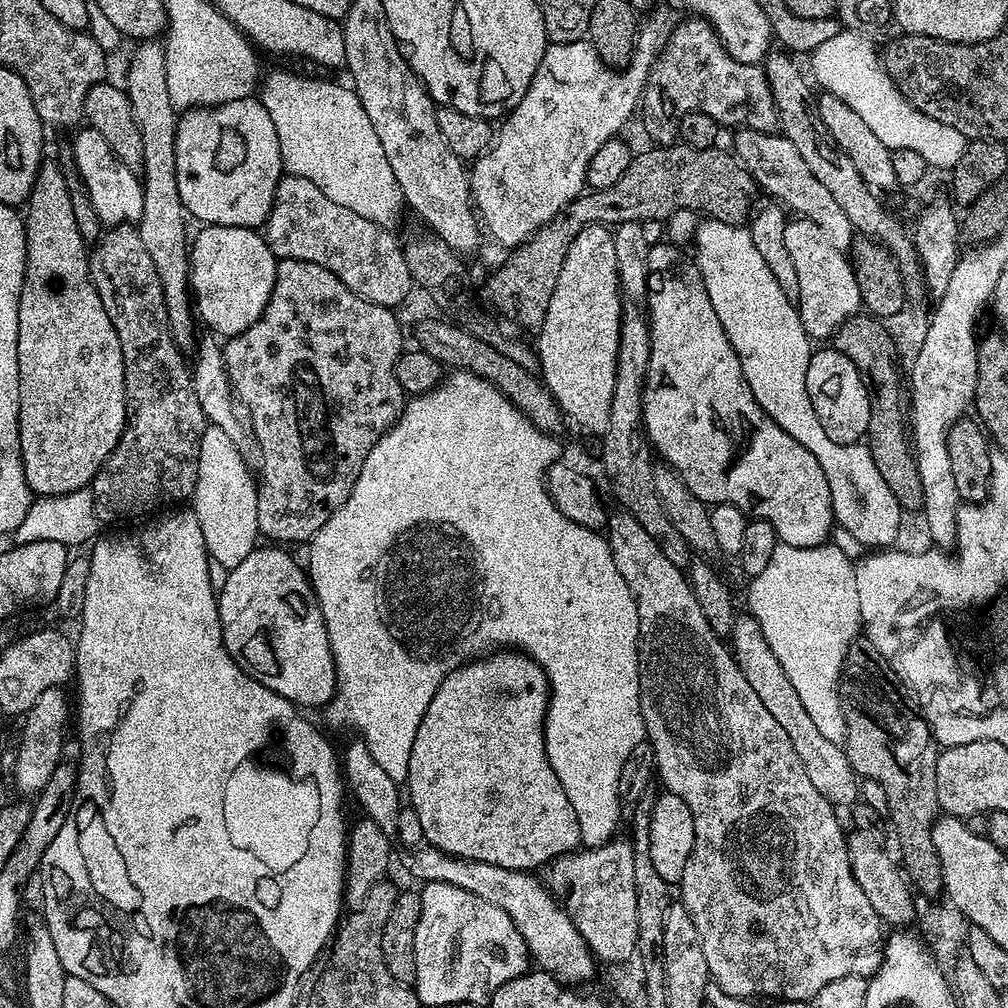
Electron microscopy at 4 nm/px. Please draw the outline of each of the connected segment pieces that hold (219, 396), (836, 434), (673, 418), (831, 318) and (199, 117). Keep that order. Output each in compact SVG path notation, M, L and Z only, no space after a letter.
M215 339L199 341L196 352L196 364L191 365L192 385L194 394L198 394L198 406L202 406L205 421L211 427L224 431L234 446L238 446L238 454L249 466L256 466L260 463L260 447L258 438L254 434L254 426L250 414L245 410L244 404L236 399L236 394L232 390L232 383L228 377L228 371L224 365L224 349Z
M834 346L817 347L806 366L806 391L827 437L842 444L854 444L867 437L870 426L868 385L862 382L862 374L858 374L854 362L850 362L846 354Z
M669 242L652 244L648 255L648 294L646 297L646 319L648 331L652 333L650 342L650 362L648 363L648 377L644 387L644 432L652 444L655 455L668 467L673 468L690 486L690 494L694 494L702 503L709 506L717 504L733 504L744 511L745 516L754 520L765 520L774 526L777 541L781 544L789 544L795 548L813 548L819 544L829 543L828 536L834 529L830 486L827 485L826 476L822 472L822 466L818 464L809 450L802 446L801 442L782 430L772 417L768 417L766 410L758 406L754 394L750 394L750 386L742 374L742 366L738 362L738 354L734 354L734 346L730 346L730 338L726 338L726 330L722 330L722 322L718 322L718 314L714 314L714 306L710 306L710 294L706 294L706 286L702 282L702 274L691 259L683 256L684 252L679 247Z
M803 218L789 219L786 226L786 251L798 274L798 307L802 326L813 341L824 342L827 336L828 339L835 337L838 329L862 308L856 270L851 259L830 246L826 234L822 234L814 222Z
M259 99L230 101L212 107L195 107L185 111L176 121L176 177L178 178L178 194L182 198L182 207L189 217L201 220L201 225L217 224L218 226L238 226L239 228L259 229L268 221L268 215L274 202L276 187L280 177L285 175L286 165L282 162L282 154L278 146L278 134L274 131L274 122L270 122L270 114L266 114L266 106Z

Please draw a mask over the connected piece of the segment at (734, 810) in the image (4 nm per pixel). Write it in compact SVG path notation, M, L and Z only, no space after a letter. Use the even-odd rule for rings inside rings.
M613 511L606 525L606 539L614 554L614 566L618 566L618 574L626 578L626 586L630 586L630 594L636 597L638 606L638 674L640 675L640 709L644 719L644 731L647 743L651 744L656 755L658 780L669 792L678 794L686 806L690 806L690 814L694 814L694 850L690 852L690 862L686 862L686 870L678 885L678 896L684 908L694 918L694 926L698 926L698 938L702 938L702 954L706 954L706 966L711 983L721 987L728 995L751 1001L754 996L769 996L773 1002L782 1000L815 1001L822 986L834 982L834 978L847 976L872 977L884 960L885 929L882 927L880 915L870 906L870 898L854 880L854 870L850 868L848 838L846 828L840 825L836 817L837 809L818 790L814 790L814 782L810 782L806 774L806 766L802 766L802 758L798 758L798 750L794 750L794 742L786 735L786 730L778 726L778 722L762 706L758 694L746 682L746 674L738 666L732 649L714 630L710 630L710 622L706 622L706 614L702 614L702 606L698 606L698 598L694 598L692 581L685 569L674 566L666 554L646 534L646 530L629 512Z

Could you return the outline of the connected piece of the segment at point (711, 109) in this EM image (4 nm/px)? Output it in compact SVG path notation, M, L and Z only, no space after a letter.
M684 18L677 28L673 27L664 42L664 48L656 55L648 81L644 83L642 97L642 112L649 116L644 124L644 132L656 146L667 146L677 143L678 124L676 119L687 112L705 112L710 114L721 126L732 127L732 130L753 128L759 132L776 132L780 119L776 113L774 94L768 85L768 79L760 64L738 62L724 49L720 35L712 29L707 20L699 18Z

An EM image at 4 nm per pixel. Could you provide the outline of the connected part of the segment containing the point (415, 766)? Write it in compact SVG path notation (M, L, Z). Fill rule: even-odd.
M496 650L491 654L481 655L451 672L442 682L442 686L438 686L414 734L414 746L410 750L410 770L406 781L407 799L408 796L412 799L409 800L410 806L422 821L422 834L431 847L451 856L461 856L464 860L477 860L494 866L521 870L536 870L536 867L539 869L557 857L569 855L575 849L572 847L580 844L578 818L574 814L574 806L570 806L570 798L566 798L566 790L562 790L562 782L558 782L558 774L554 774L546 758L544 719L548 717L549 703L548 675L542 670L542 666L538 666L538 662L534 662L525 652L519 650Z

